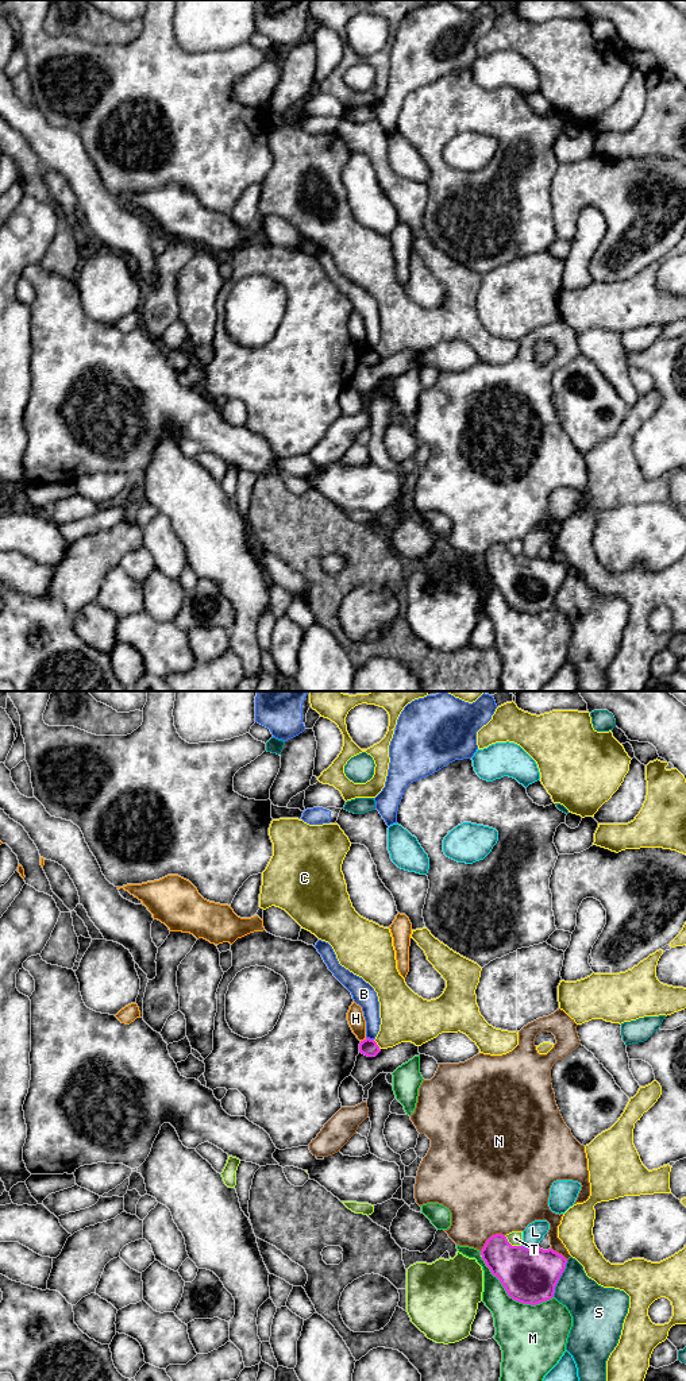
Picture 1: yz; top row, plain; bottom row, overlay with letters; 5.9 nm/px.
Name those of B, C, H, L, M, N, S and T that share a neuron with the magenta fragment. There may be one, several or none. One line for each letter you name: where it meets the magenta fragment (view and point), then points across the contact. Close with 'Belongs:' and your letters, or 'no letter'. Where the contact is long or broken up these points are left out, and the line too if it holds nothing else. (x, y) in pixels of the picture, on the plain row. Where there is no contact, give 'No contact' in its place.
Belongs: no letter

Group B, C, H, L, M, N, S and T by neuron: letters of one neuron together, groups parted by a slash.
B / C / H / L / M / N / S / T

